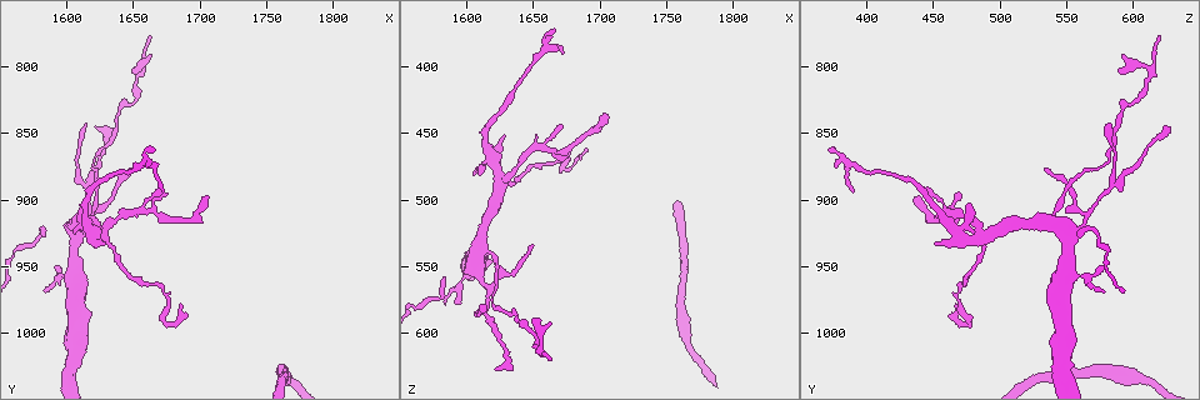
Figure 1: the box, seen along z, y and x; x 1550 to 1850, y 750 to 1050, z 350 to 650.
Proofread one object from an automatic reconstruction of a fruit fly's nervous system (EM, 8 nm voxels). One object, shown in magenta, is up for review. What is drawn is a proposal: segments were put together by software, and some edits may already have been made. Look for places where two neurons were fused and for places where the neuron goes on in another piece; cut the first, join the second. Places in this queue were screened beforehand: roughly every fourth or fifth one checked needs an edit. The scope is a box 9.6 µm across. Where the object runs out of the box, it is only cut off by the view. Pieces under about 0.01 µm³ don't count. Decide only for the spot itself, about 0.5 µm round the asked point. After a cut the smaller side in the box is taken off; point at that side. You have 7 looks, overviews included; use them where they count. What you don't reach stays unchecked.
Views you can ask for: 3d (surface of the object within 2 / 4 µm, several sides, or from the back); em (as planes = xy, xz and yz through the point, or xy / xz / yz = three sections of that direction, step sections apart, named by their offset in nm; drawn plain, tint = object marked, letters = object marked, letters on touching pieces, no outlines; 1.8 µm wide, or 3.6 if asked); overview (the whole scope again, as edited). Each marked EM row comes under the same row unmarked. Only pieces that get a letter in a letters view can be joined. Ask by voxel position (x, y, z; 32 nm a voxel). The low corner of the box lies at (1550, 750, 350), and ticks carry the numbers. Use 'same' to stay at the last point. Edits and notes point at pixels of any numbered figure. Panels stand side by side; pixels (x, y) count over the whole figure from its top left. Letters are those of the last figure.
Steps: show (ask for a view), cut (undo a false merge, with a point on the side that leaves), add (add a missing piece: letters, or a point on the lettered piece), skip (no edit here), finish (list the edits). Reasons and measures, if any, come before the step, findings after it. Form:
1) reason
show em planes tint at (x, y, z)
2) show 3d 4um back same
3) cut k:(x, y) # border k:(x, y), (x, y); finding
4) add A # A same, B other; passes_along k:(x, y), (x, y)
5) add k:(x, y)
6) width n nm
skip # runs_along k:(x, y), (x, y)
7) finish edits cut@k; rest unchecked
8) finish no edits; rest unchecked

show em planes letters at (1662, 792, 592)

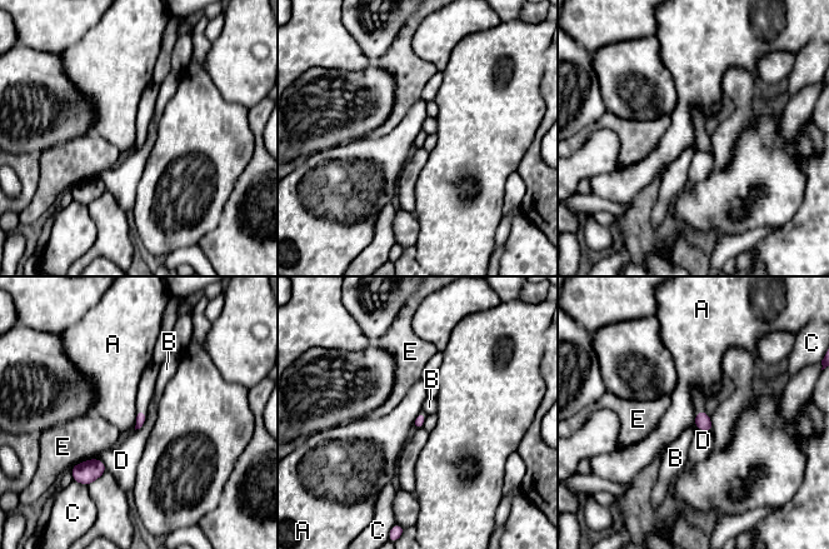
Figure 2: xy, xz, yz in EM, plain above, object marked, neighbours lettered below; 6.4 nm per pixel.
skip # A other, B other, C other, D other, E other; no lettered piece goes on from it

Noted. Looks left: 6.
tapers out
show em planes letters at (1668, 860, 374)

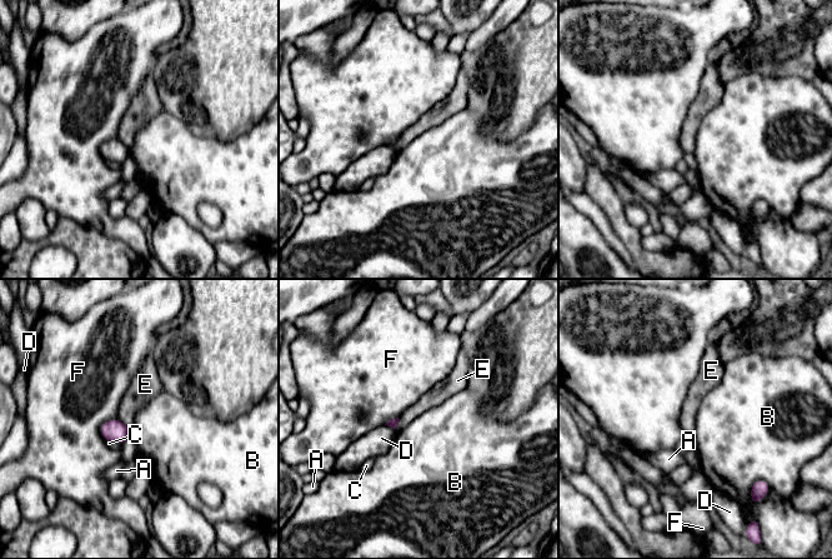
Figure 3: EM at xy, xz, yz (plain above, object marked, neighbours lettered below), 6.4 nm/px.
skip # A other, B other, C other, D other, E other, F other; border 3:(118, 418), (129, 429); no lettered piece goes on from it

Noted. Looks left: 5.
free end
show em xz step 8 letters at (1630, 934, 452)

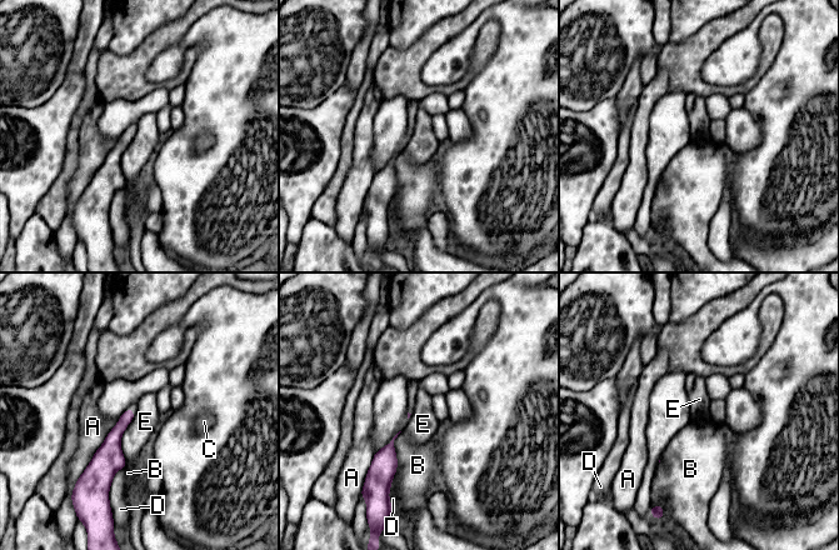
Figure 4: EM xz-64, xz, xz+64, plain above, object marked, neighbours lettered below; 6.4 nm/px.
cut it another way
show em planes letters same

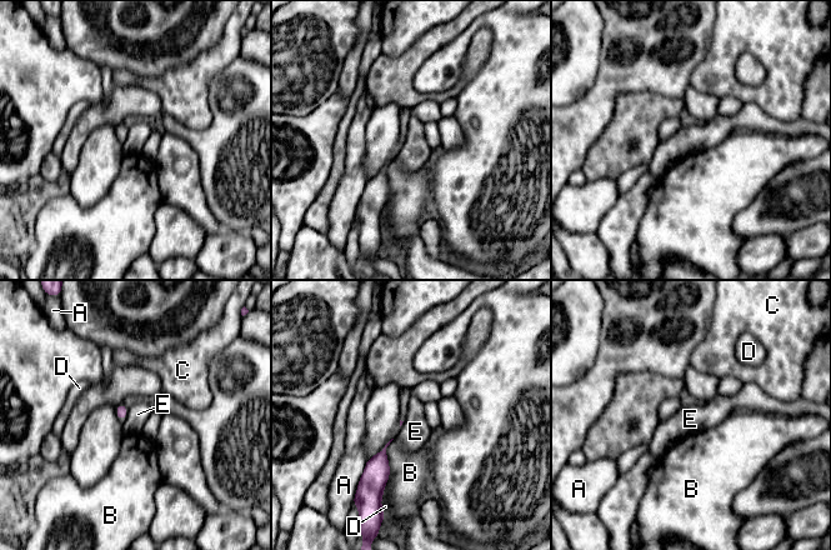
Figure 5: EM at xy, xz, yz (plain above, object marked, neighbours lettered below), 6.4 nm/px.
skip # A other, B other, C other, D other, E other; border 5:(128, 411), (124, 418); no lettered piece goes on from it

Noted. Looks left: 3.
finish no edits; rest unchecked

